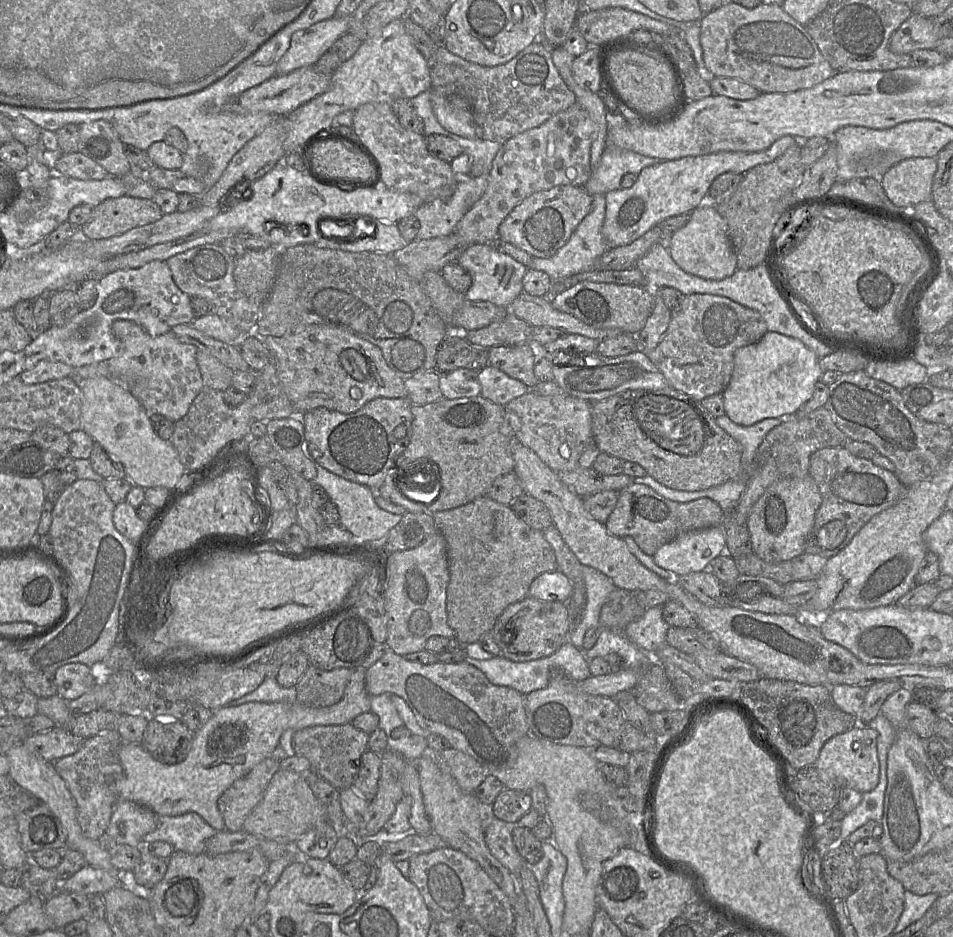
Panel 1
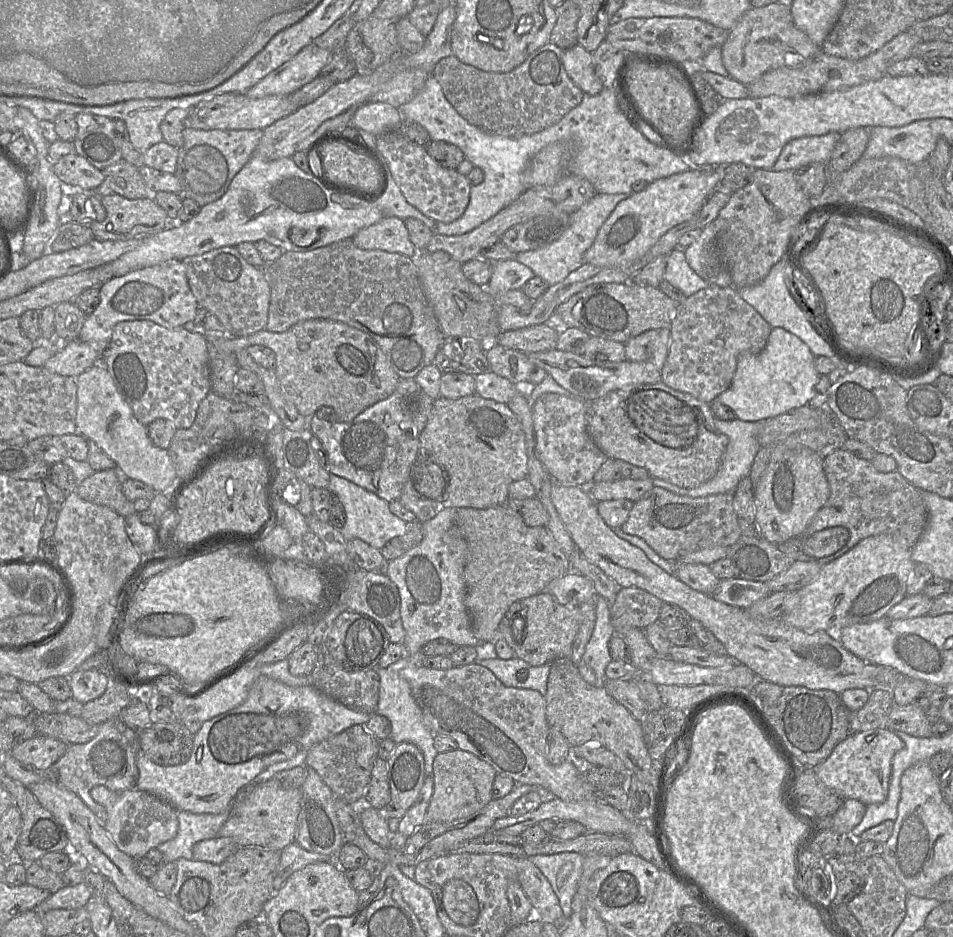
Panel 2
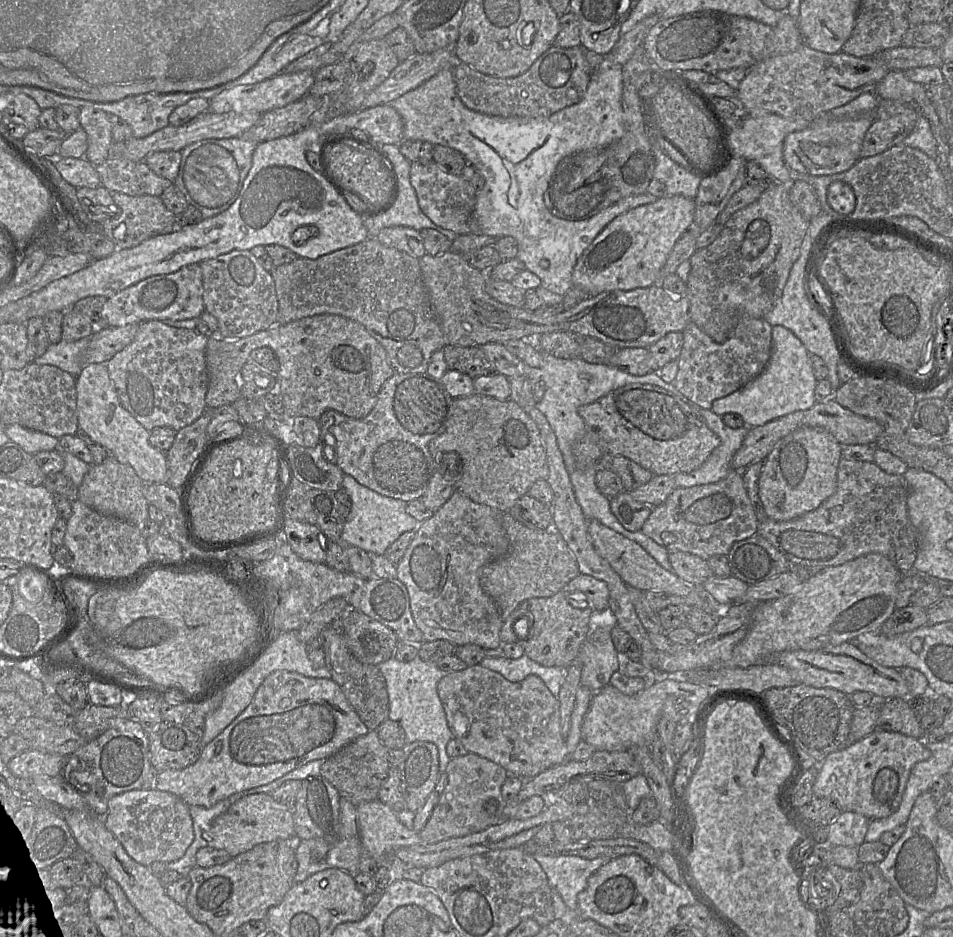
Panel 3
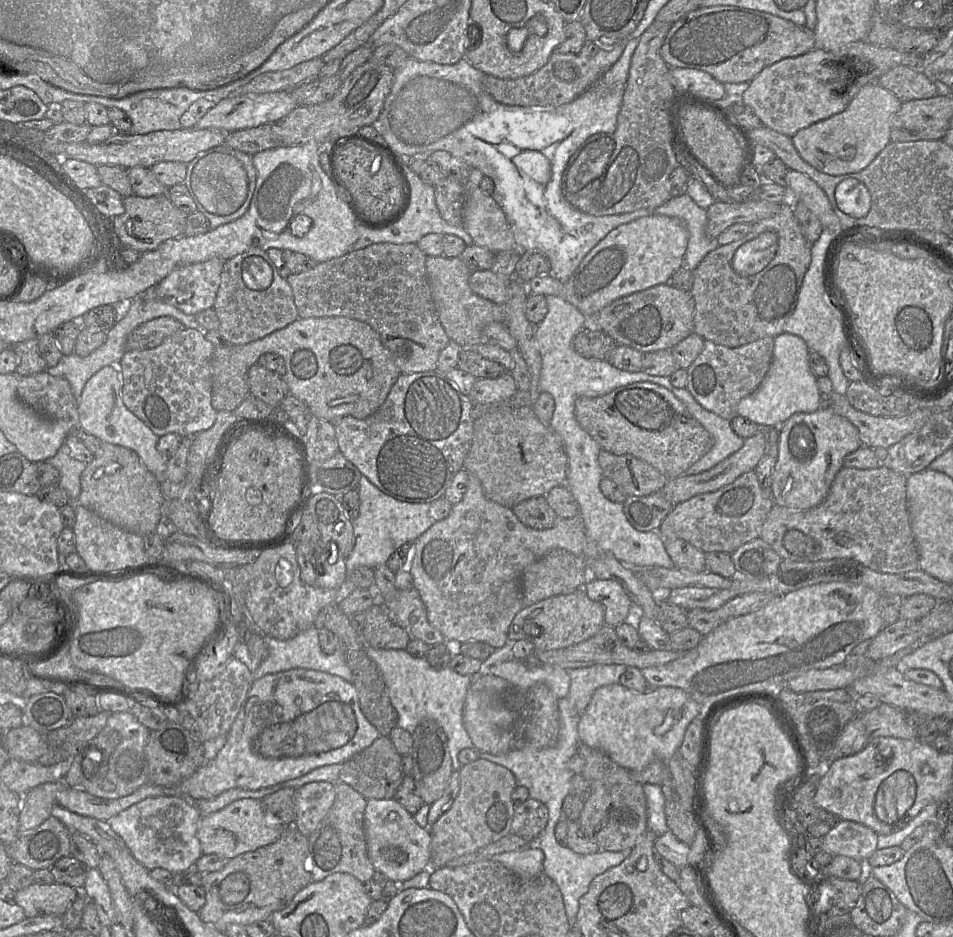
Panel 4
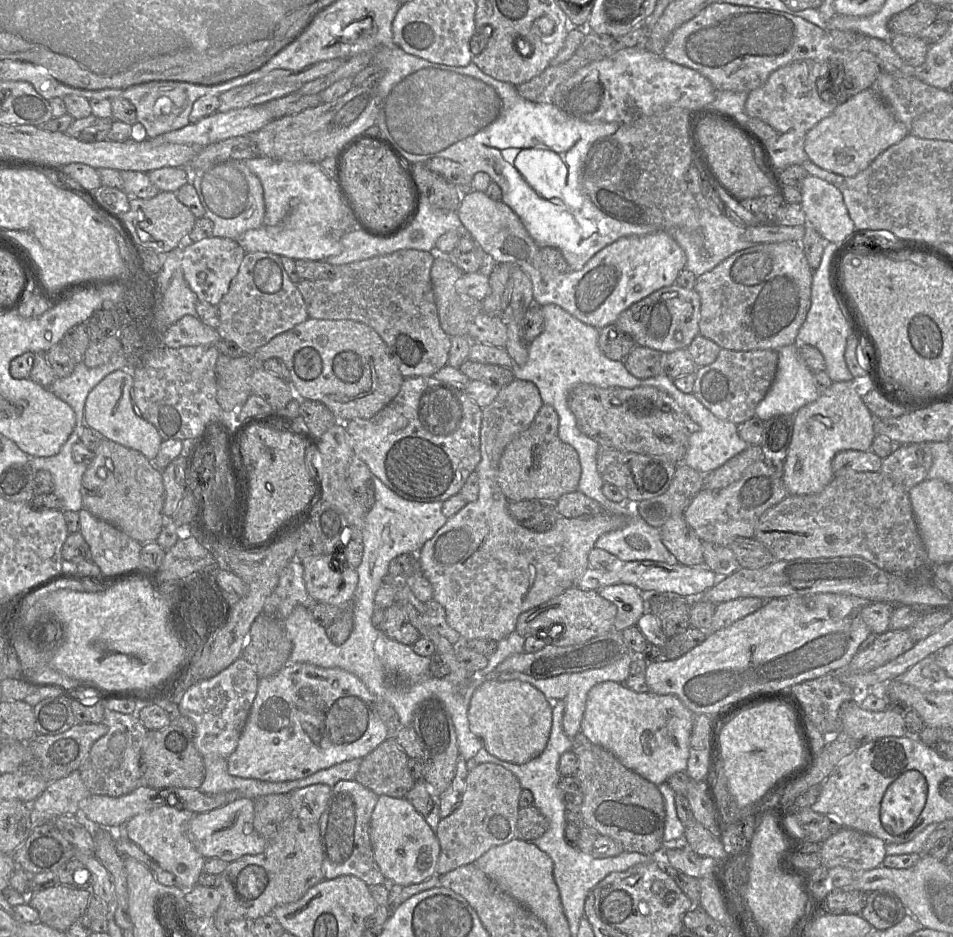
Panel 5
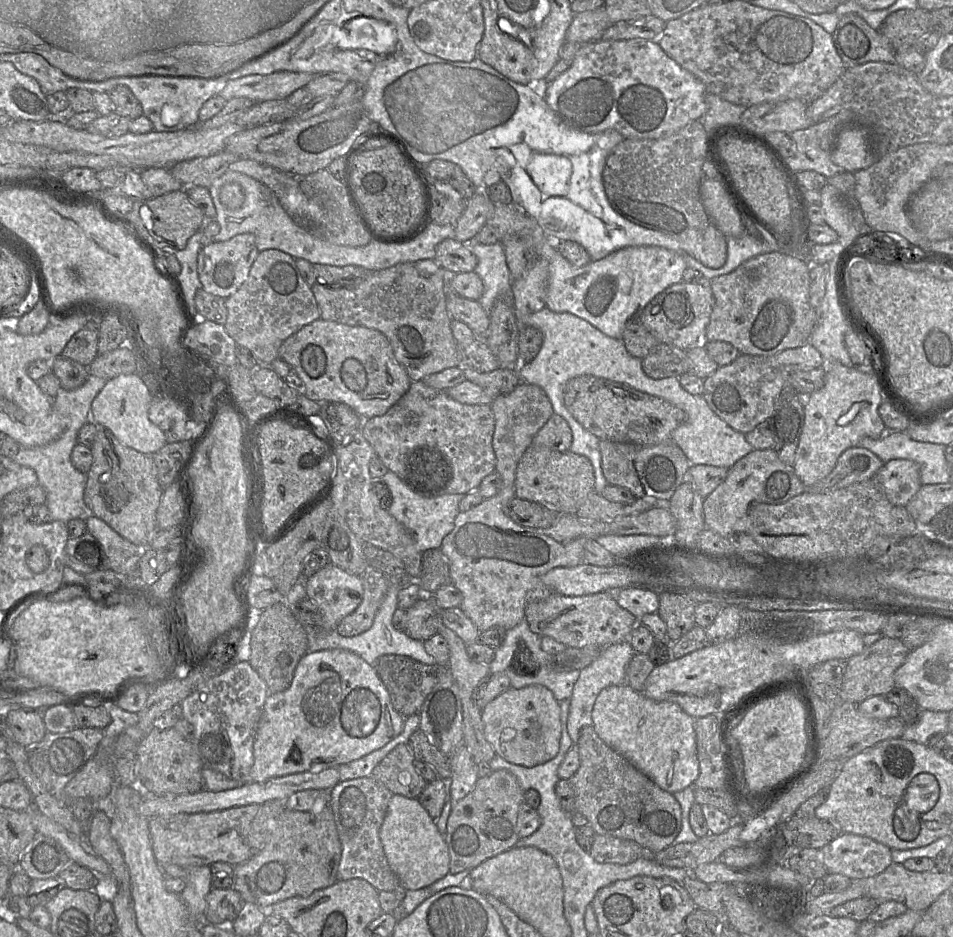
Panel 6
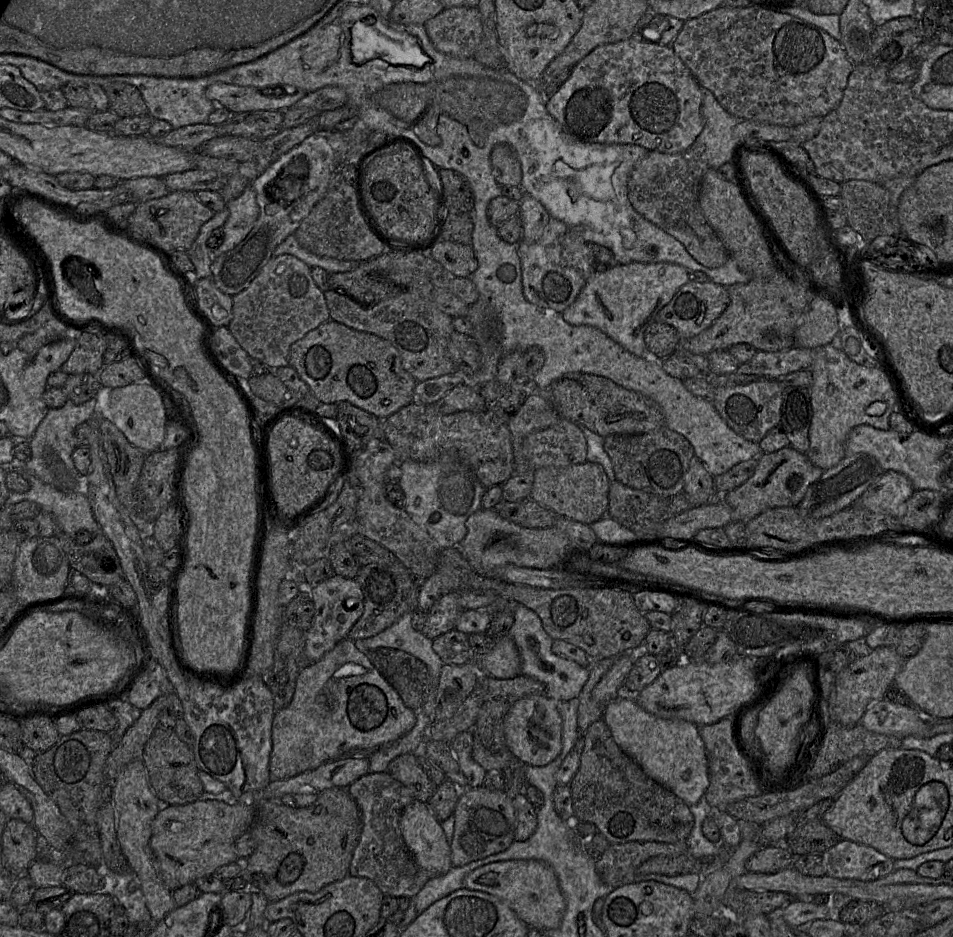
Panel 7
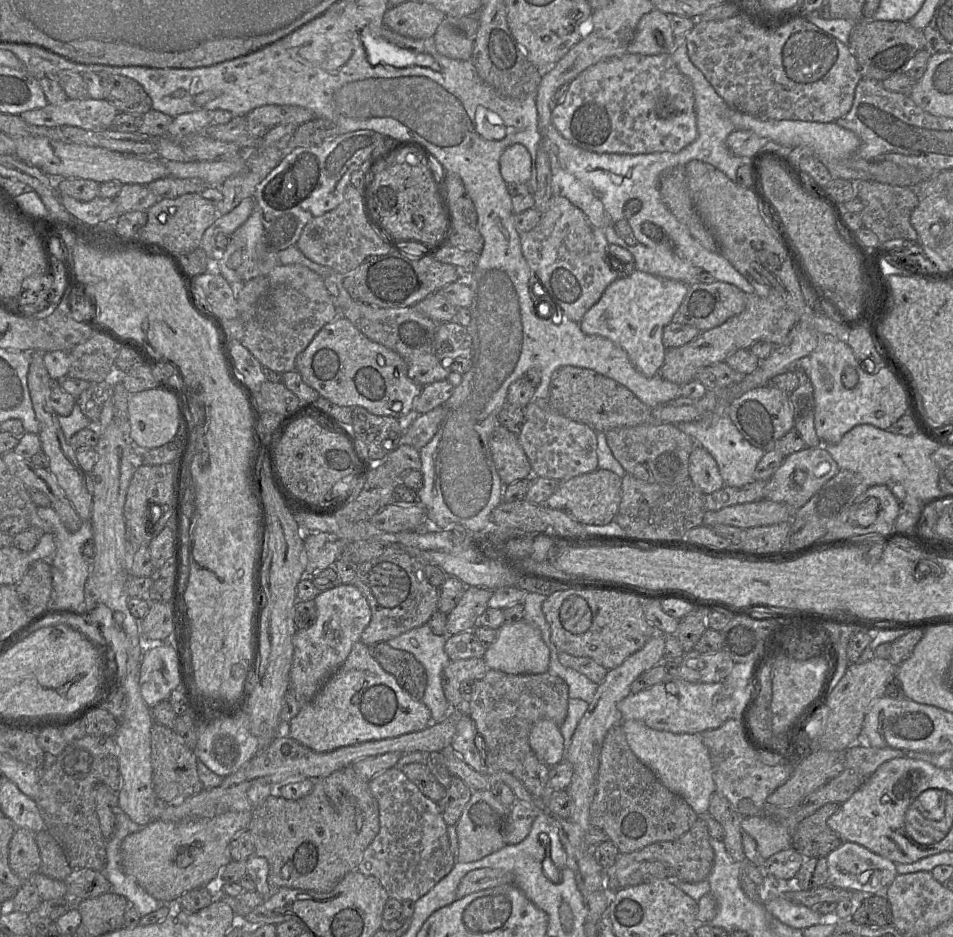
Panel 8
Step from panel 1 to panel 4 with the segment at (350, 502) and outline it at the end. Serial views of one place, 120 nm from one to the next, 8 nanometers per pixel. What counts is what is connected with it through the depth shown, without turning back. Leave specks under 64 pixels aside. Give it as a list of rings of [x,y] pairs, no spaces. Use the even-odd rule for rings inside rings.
[[[362,476],[359,480],[358,493],[360,508],[358,516],[351,521],[355,536],[355,545],[346,558],[346,580],[341,589],[341,597],[351,594],[356,586],[347,577],[360,566],[376,568],[386,564],[390,555],[406,543],[415,540],[427,531],[435,522],[429,515],[429,503],[402,502],[378,489],[368,478]]]

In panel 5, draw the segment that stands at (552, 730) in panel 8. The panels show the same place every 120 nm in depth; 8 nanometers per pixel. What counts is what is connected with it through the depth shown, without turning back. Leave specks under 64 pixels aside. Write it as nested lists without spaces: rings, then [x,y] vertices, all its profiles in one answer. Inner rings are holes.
[[[484,679],[471,696],[467,717],[470,731],[481,740],[483,748],[489,754],[500,760],[521,765],[539,757],[545,750],[552,727],[552,710],[552,703],[529,683],[519,680]]]

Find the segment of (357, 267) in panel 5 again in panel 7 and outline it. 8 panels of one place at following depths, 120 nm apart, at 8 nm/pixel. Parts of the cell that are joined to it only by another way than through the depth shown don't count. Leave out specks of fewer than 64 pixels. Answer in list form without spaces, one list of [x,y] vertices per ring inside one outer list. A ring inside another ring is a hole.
[[[429,283],[412,284],[402,292],[373,306],[364,306],[337,290],[324,292],[330,319],[358,331],[379,336],[398,350],[402,365],[417,382],[456,372],[449,357],[448,343],[453,333],[453,317],[440,310],[433,301],[435,287]]]

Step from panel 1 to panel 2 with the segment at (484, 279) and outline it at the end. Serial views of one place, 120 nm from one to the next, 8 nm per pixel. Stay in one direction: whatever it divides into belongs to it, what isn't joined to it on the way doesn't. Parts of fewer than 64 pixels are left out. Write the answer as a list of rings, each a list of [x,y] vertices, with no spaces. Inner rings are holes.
[[[517,260],[491,262],[491,266],[492,275],[485,288],[495,297],[509,290],[523,289],[526,282],[535,276],[528,266]]]

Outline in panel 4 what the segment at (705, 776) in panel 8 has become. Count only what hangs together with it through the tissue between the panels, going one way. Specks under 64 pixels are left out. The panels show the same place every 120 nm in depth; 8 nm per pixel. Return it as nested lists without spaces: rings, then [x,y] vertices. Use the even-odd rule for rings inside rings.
[[[610,684],[595,690],[580,717],[578,735],[581,743],[607,755],[628,771],[641,771],[654,761],[668,761],[678,751],[688,725],[702,713],[703,706],[677,687],[649,688],[645,693],[634,693],[621,684]]]

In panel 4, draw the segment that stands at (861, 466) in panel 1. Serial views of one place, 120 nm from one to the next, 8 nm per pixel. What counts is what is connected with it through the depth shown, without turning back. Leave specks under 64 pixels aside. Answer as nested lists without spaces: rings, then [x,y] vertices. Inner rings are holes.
[[[880,466],[872,469],[842,467],[826,499],[808,510],[774,505],[759,538],[786,561],[815,562],[854,559],[882,573],[919,569],[918,553],[907,509],[906,476]]]

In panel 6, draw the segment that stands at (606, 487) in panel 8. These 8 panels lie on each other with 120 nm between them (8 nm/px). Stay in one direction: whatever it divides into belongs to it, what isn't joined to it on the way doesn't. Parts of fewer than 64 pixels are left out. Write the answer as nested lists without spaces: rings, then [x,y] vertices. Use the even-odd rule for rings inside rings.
[[[532,444],[517,465],[514,485],[517,498],[552,507],[560,514],[575,515],[587,496],[594,492],[595,476],[587,457]]]

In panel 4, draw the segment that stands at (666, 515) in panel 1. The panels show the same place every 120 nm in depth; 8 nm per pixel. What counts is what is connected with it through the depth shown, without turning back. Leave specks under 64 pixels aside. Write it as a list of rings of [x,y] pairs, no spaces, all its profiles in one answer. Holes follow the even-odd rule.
[[[753,470],[742,474],[733,483],[715,492],[699,494],[676,504],[661,523],[658,532],[664,541],[682,539],[704,553],[726,552],[731,554],[743,544],[759,537],[762,525],[773,506],[772,498],[762,490]]]

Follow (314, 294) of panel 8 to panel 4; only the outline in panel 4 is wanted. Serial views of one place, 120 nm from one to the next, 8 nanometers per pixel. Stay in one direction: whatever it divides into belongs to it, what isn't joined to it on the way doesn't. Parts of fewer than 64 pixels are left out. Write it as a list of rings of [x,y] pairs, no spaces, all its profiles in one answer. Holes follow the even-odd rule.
[[[259,248],[249,249],[224,262],[221,282],[213,309],[220,323],[219,334],[233,345],[244,345],[261,339],[276,330],[288,326],[299,318],[290,285],[285,278],[281,277],[267,253]]]

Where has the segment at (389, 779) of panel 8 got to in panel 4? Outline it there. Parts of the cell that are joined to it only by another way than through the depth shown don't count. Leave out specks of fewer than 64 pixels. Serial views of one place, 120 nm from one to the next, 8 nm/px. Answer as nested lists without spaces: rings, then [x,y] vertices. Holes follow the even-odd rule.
[[[337,782],[335,785],[336,798],[331,810],[319,824],[314,833],[308,837],[309,854],[306,861],[306,870],[310,872],[312,881],[321,881],[331,874],[344,872],[355,876],[362,883],[365,883],[373,879],[375,872],[375,868],[368,856],[364,829],[364,812],[367,805],[367,799],[348,784]]]

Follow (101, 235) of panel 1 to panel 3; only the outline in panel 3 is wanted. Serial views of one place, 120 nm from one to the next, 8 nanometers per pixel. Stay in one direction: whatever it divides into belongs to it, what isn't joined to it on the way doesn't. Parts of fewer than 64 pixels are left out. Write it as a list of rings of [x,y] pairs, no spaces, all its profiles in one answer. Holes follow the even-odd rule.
[[[119,192],[111,194],[121,213],[118,218],[105,220],[102,223],[102,233],[115,244],[117,249],[135,247],[151,237],[169,234],[178,227],[178,218],[166,208],[161,197],[145,194],[130,196]]]

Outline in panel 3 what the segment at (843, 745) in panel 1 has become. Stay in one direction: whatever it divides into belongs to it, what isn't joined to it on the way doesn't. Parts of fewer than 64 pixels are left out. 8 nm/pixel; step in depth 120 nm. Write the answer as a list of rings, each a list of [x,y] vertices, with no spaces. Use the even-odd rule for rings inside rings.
[[[875,729],[866,737],[830,753],[819,764],[812,792],[831,800],[841,812],[856,812],[869,820],[885,818],[898,809],[914,765],[930,756],[931,751],[923,739]]]

